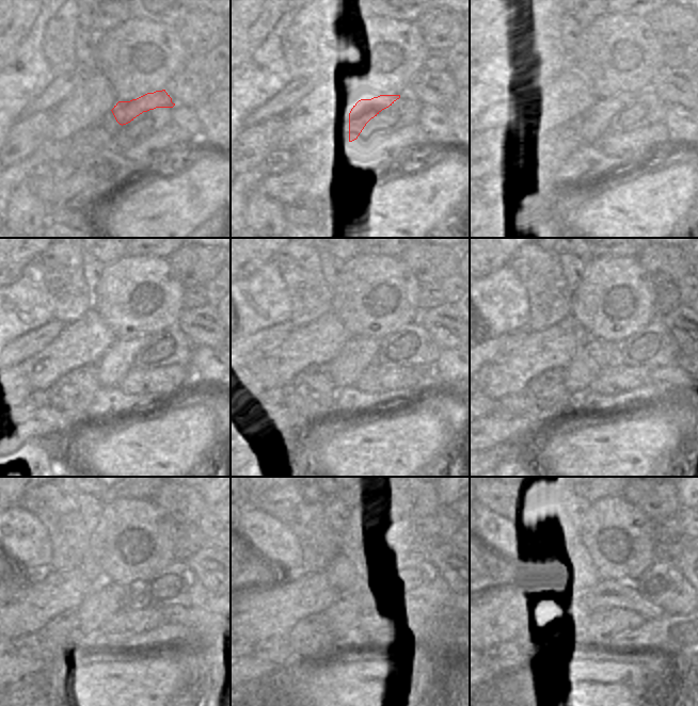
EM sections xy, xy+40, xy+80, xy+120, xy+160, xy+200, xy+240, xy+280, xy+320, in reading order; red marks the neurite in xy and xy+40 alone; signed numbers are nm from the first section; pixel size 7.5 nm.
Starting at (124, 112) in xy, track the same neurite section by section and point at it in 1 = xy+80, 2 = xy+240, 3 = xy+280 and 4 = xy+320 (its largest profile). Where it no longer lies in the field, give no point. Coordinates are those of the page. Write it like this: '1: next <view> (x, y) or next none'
1: next xy+80 (593, 125)
2: next xy+240 (104, 602)
3: next xy+280 (339, 616)
4: next xy+320 (577, 612)

